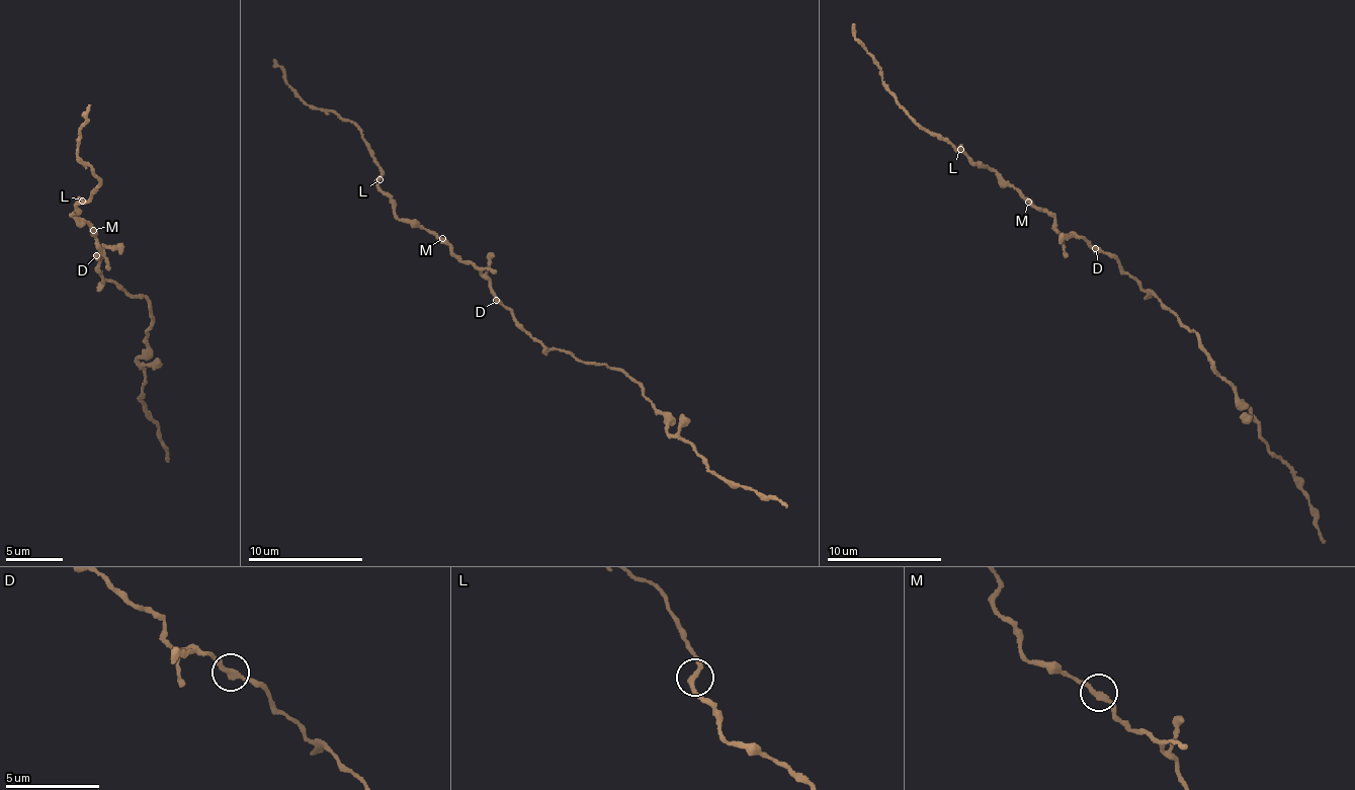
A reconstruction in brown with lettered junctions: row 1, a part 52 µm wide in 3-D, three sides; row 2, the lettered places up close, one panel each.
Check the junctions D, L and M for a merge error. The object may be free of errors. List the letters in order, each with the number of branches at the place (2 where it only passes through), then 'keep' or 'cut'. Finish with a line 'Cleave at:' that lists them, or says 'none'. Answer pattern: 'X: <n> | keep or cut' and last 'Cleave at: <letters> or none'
D: 2 | keep
L: 2 | keep
M: 2 | keep
Cleave at: none

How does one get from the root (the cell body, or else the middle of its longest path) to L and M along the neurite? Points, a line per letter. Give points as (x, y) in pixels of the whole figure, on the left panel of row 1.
L: (102, 256), (98, 252), (105, 248), (101, 249), (88, 223), (72, 216), (79, 212), (76, 207), (82, 201)
M: (102, 256), (98, 252), (105, 248), (100, 248), (93, 230)

